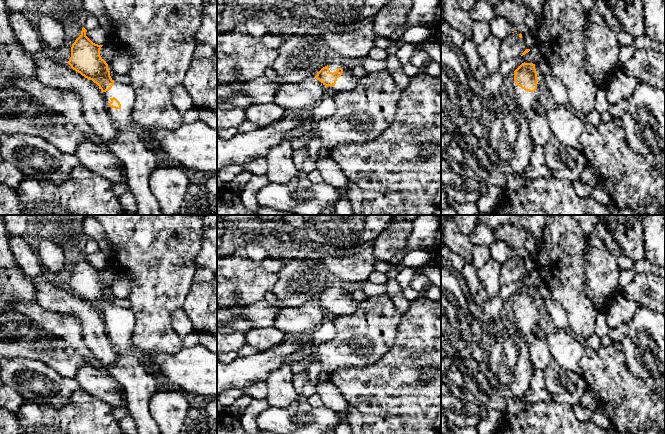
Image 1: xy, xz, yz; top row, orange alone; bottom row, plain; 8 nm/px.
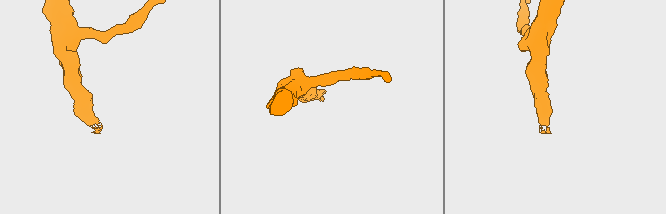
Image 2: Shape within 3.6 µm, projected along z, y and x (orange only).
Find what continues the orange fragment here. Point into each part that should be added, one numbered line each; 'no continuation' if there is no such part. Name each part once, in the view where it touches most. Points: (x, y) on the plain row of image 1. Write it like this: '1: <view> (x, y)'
1: xz (346, 306)

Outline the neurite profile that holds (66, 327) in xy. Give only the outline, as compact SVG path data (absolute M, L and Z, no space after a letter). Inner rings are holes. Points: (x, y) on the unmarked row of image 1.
M27 301L17 302L13 305L13 308L39 323L46 331L64 340L68 346L84 356L89 365L104 368L103 364L86 347L82 337L81 324L76 316L58 314L43 309L38 303Z

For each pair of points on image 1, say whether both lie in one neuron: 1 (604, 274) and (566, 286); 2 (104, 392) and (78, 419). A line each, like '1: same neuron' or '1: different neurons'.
1: different neurons
2: different neurons

